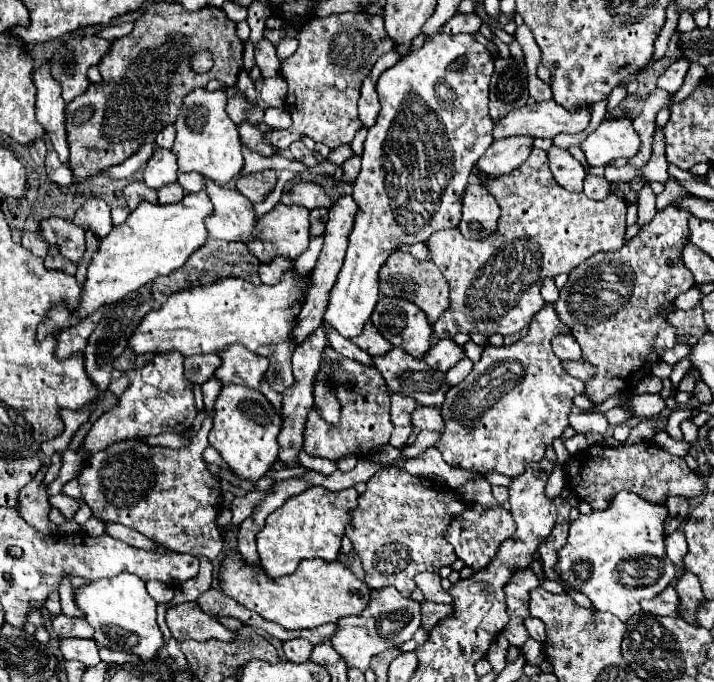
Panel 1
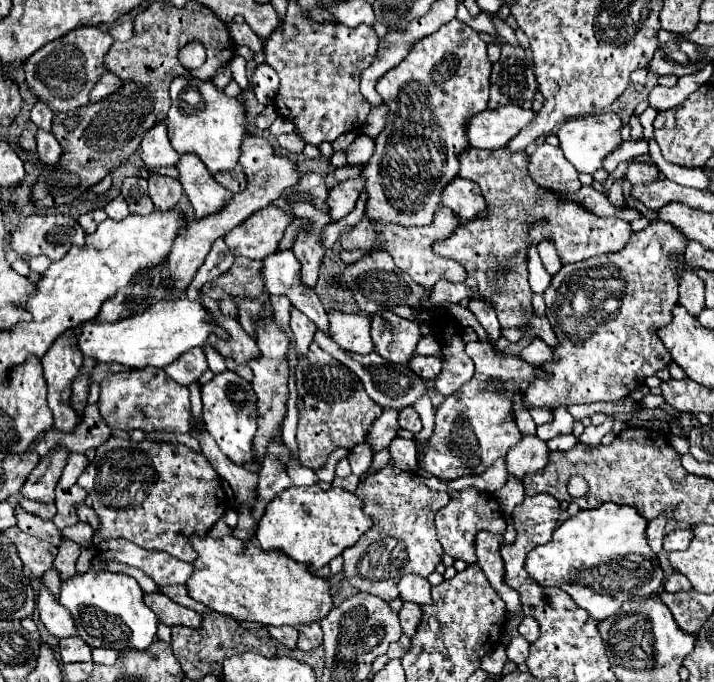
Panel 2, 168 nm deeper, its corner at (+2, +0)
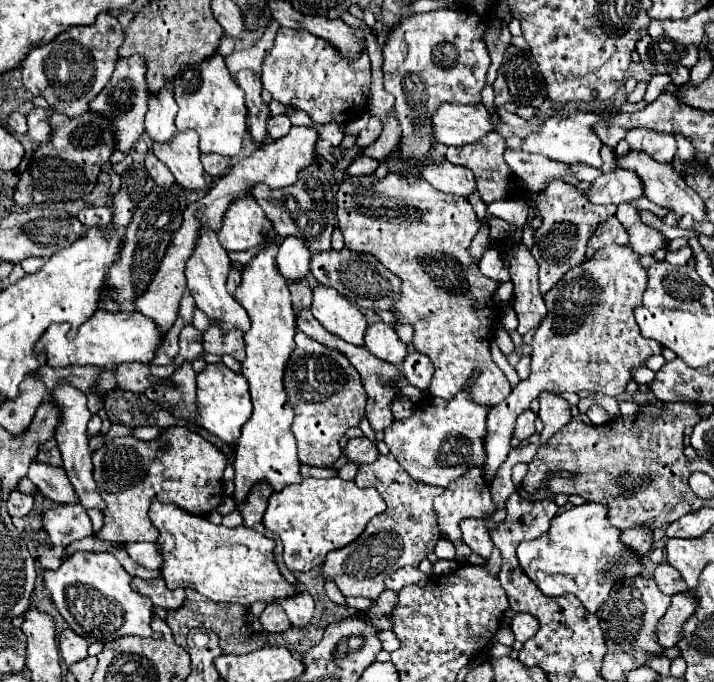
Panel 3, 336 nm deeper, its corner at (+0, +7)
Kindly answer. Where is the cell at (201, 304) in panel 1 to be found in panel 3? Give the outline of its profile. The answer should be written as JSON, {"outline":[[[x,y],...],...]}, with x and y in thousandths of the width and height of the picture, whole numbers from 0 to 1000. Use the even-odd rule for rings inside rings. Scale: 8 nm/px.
{"outline":[[[132,456],[132,462],[101,485],[95,474],[70,477],[59,497],[50,506],[53,515],[64,515],[70,538],[95,538],[95,535],[140,535],[160,538],[179,529],[213,532],[221,509],[230,503],[230,488],[221,485],[221,477],[213,468],[204,468],[193,456]]]}

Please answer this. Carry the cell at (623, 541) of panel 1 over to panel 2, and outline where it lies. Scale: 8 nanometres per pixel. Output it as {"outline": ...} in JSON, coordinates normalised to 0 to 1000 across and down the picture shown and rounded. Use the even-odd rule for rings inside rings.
{"outline":[[[846,736],[829,748],[812,748],[776,777],[770,795],[739,809],[734,833],[751,856],[790,865],[826,906],[846,909],[863,900],[880,877],[919,871],[927,859],[930,839],[908,801],[902,783],[905,768],[891,748],[857,736]],[[888,812],[905,821],[888,821]]]}

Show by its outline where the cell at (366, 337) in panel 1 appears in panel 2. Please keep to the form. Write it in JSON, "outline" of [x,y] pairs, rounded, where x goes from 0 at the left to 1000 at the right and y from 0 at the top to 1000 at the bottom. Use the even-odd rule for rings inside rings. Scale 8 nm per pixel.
{"outline":[[[476,455],[459,457],[459,487],[473,507],[487,516],[515,519],[521,516],[518,469],[507,460],[485,460]]]}

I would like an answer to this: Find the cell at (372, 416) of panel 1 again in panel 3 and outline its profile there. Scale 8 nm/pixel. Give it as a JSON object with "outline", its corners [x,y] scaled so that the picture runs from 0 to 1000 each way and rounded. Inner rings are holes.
{"outline":[[[417,485],[415,512],[409,515],[401,535],[398,562],[403,588],[412,597],[412,620],[406,629],[417,647],[420,679],[440,685],[465,685],[479,667],[473,647],[479,644],[485,629],[504,623],[504,614],[510,611],[515,582],[501,544],[479,518],[459,512],[457,506]]]}

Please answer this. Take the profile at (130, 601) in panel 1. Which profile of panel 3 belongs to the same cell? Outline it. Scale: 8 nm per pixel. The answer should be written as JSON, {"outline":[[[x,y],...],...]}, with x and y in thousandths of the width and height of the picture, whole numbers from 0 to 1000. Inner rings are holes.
{"outline":[[[109,808],[90,820],[84,834],[62,837],[62,858],[70,864],[73,878],[98,922],[126,943],[151,943],[174,931],[213,931],[213,881],[185,864],[185,843],[154,811]]]}

